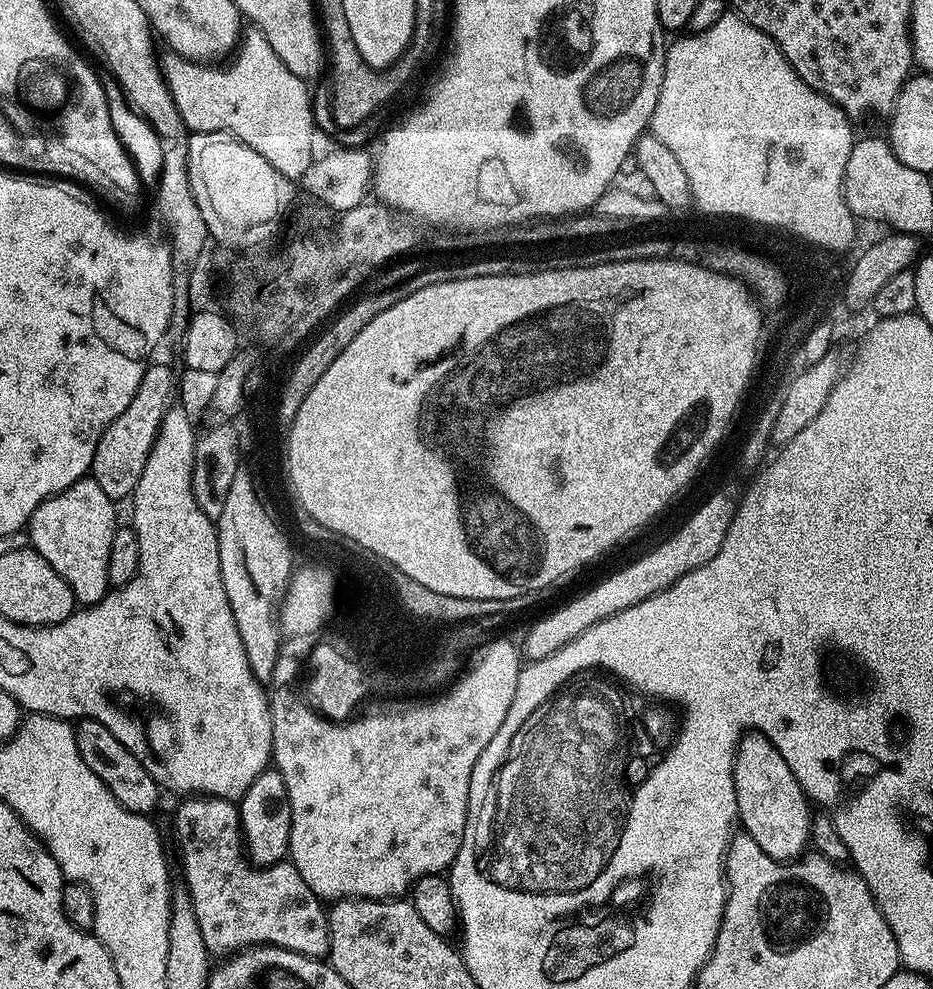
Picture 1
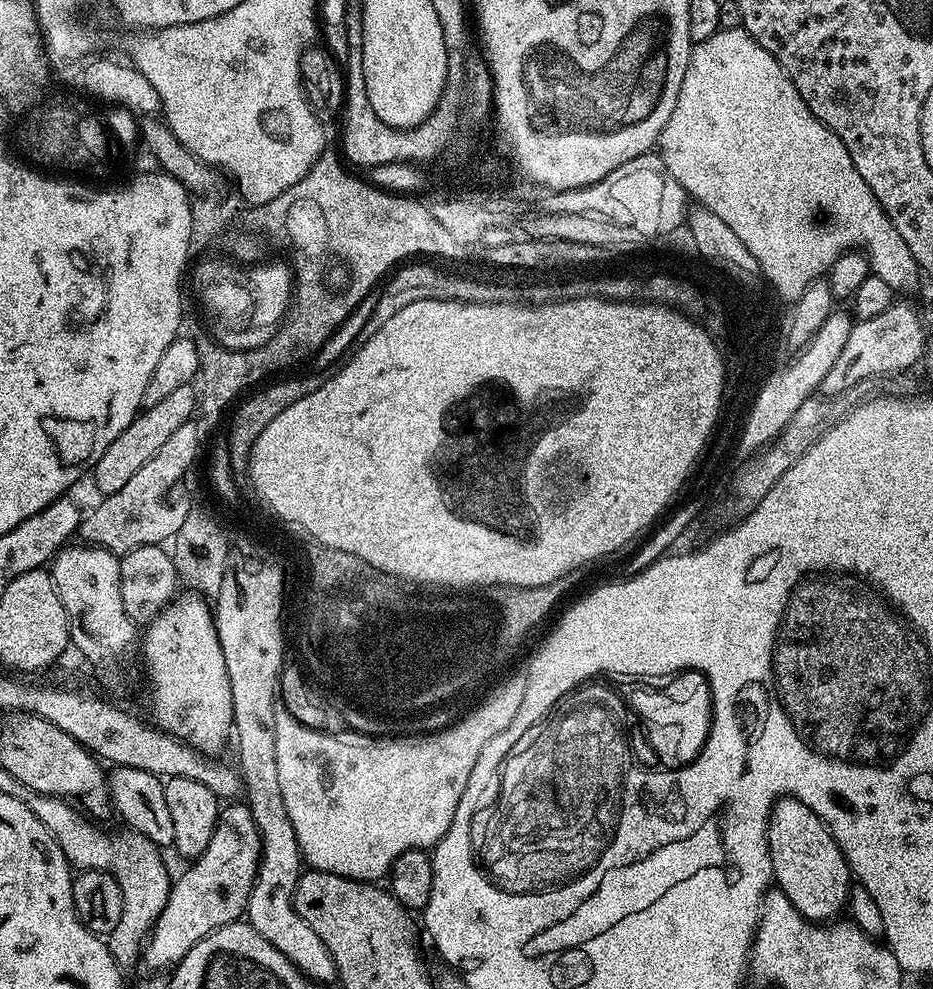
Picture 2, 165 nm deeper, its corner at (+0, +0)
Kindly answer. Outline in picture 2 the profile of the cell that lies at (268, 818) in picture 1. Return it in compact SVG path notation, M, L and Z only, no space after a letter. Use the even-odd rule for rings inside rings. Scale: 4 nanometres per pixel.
M232 802L221 807L220 817L216 820L214 834L210 834L210 842L206 850L202 850L202 854L195 857L189 864L192 865L180 877L178 875L175 877L166 906L156 920L142 949L143 959L148 959L156 968L171 969L180 963L181 958L199 940L206 938L222 926L237 923L247 913L250 890L254 886L254 878L260 865L260 831L247 803Z

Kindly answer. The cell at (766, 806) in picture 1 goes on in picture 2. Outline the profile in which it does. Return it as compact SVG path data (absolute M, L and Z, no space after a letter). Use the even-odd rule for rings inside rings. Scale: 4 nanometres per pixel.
M781 796L772 805L772 815L768 818L768 857L772 860L772 874L775 887L808 920L817 922L832 922L837 919L839 912L843 913L848 906L848 896L852 893L854 877L852 869L846 862L838 842L830 834L823 822L802 802L798 802L792 796Z

